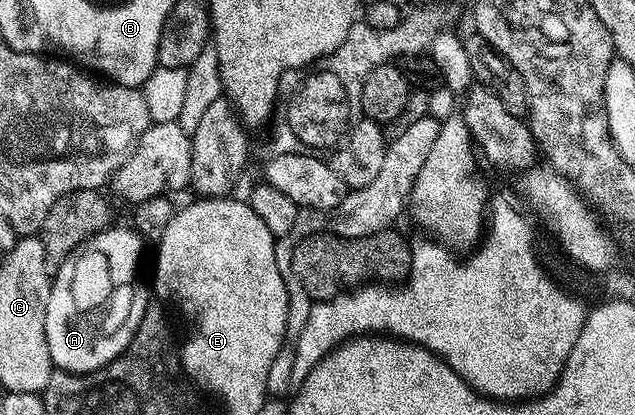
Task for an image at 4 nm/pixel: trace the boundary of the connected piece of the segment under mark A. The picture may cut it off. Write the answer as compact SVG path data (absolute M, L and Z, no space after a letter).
M109 226L107 228L102 229L100 232L95 232L93 236L89 240L83 240L82 243L77 246L76 249L73 250L71 254L62 261L59 268L55 269L54 275L52 276L52 289L50 290L50 302L46 302L46 346L50 346L50 358L52 359L53 365L59 371L62 372L97 372L99 368L105 368L109 362L111 362L114 358L118 358L122 353L126 350L126 346L131 342L134 338L134 334L138 330L138 326L142 322L142 318L144 317L144 312L147 310L148 305L150 303L150 297L148 297L149 289L146 287L144 289L144 284L140 281L140 255L144 252L144 246L146 246L146 240L142 237L139 232L135 230L132 226L127 226L127 228L116 228L117 226Z

